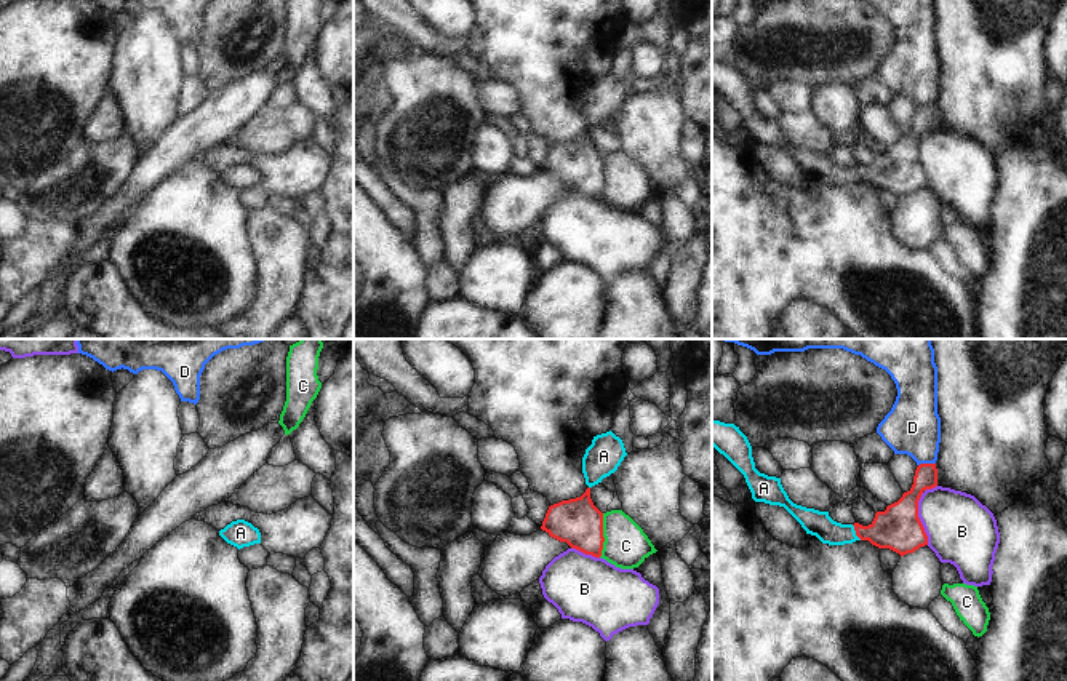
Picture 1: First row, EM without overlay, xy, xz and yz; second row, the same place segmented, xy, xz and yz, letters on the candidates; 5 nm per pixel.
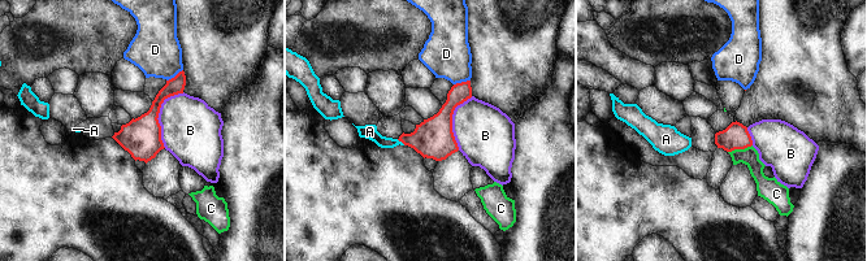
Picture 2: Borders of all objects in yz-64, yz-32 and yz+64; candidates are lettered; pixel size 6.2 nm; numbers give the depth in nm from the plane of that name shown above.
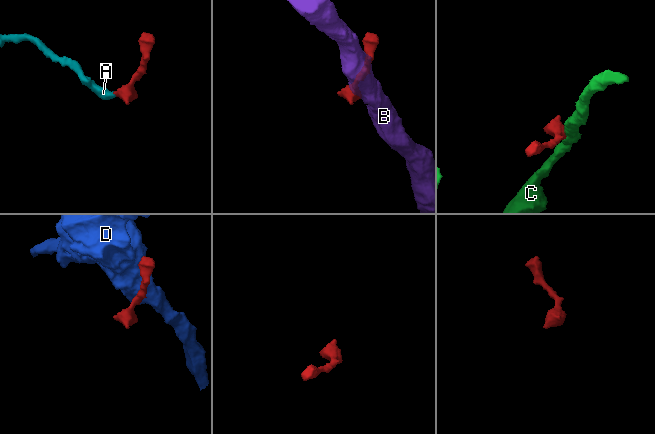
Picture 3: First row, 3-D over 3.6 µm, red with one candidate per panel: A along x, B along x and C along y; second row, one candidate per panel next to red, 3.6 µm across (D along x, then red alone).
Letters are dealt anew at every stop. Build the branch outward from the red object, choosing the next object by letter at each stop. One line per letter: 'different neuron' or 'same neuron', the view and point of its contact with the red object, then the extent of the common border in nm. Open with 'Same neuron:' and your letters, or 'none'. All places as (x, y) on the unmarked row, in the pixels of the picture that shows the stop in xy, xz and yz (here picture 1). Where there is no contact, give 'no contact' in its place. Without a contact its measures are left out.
Same neuron: A
A: same neuron; contact yz (856, 175); length 90 nm
B: different neuron; contact yz (917, 154); length 300 nm
C: different neuron; contact xz (602, 178); length 220 nm
D: different neuron; contact yz (927, 106); length 90 nm

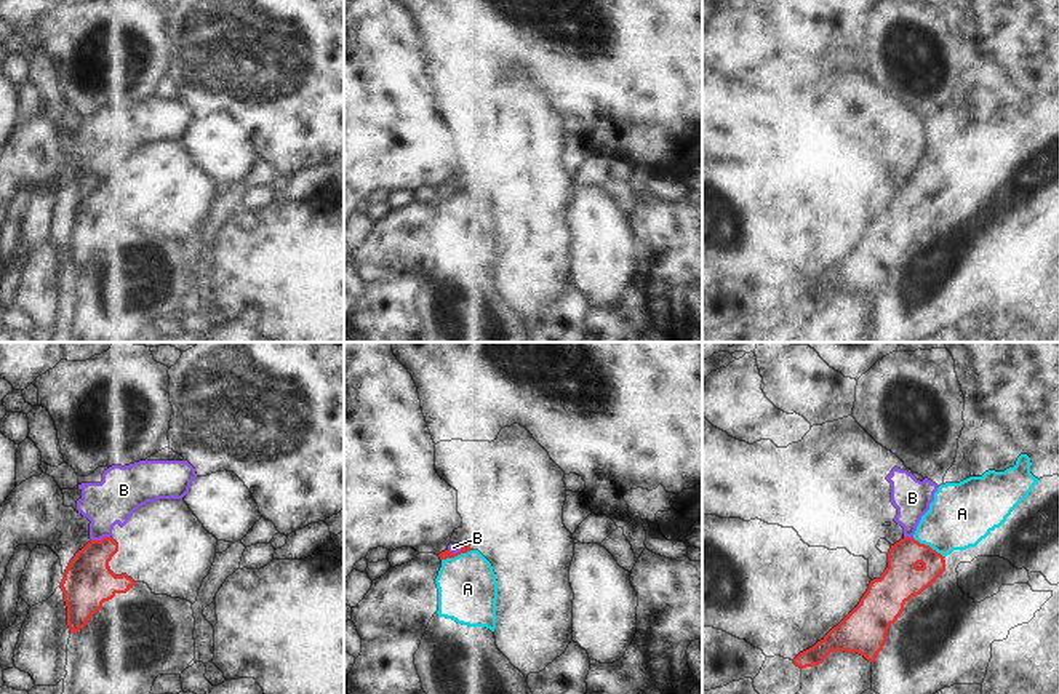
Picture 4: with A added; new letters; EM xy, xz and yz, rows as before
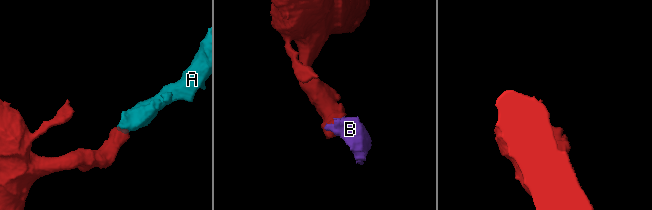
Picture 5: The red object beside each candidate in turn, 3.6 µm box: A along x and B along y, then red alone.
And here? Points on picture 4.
Same neuron: A
A: same neuron; contact yz (928, 187); length 190 nm
B: different neuron; contact xy (99, 183); length 100 nm

